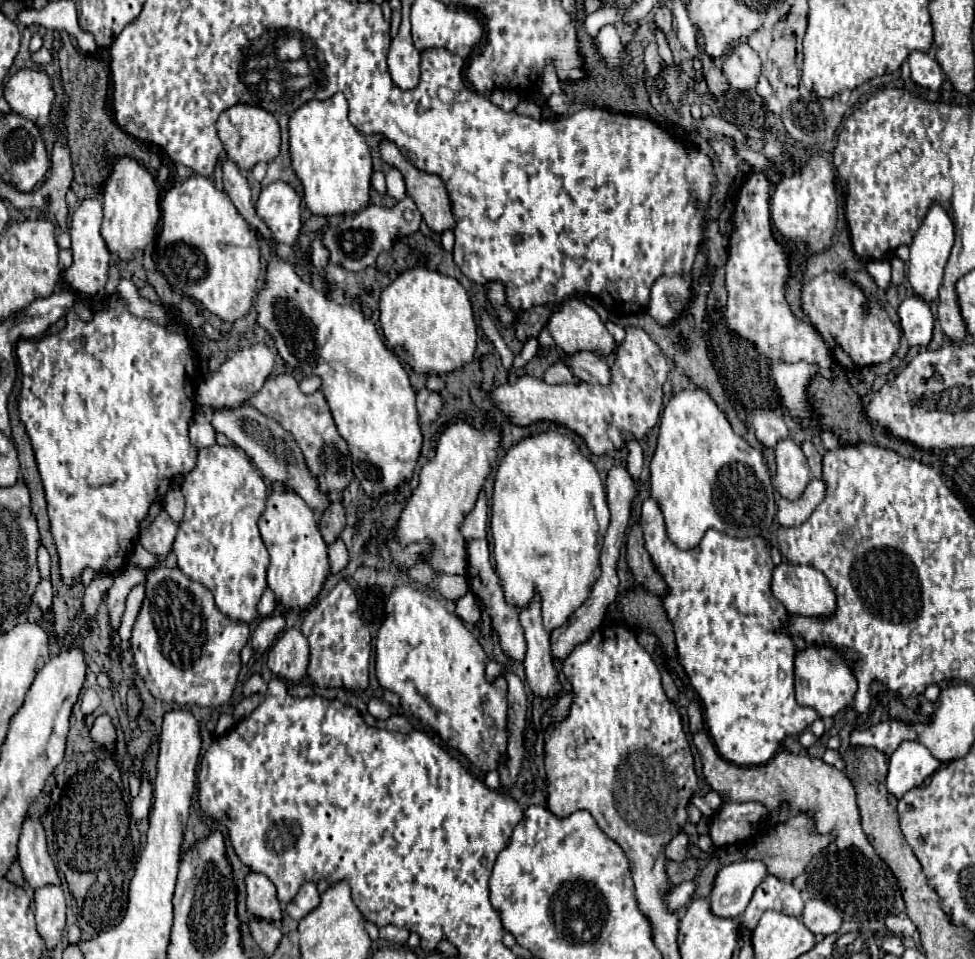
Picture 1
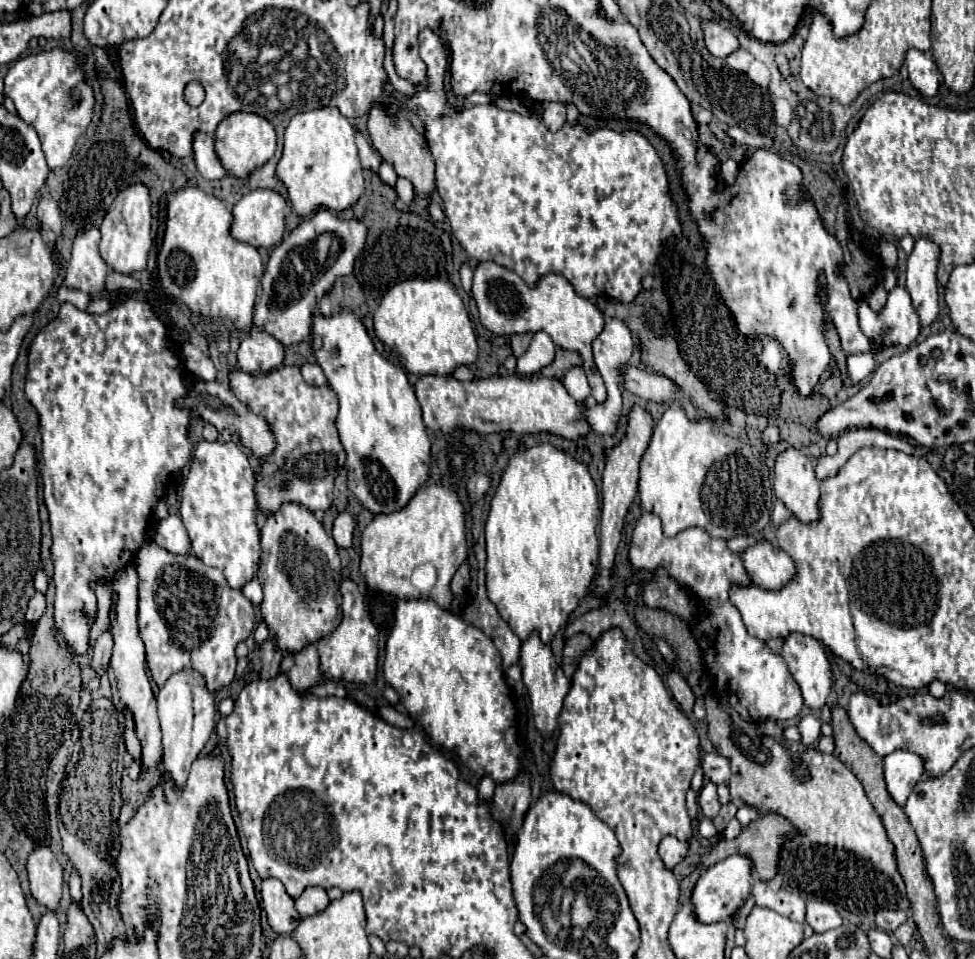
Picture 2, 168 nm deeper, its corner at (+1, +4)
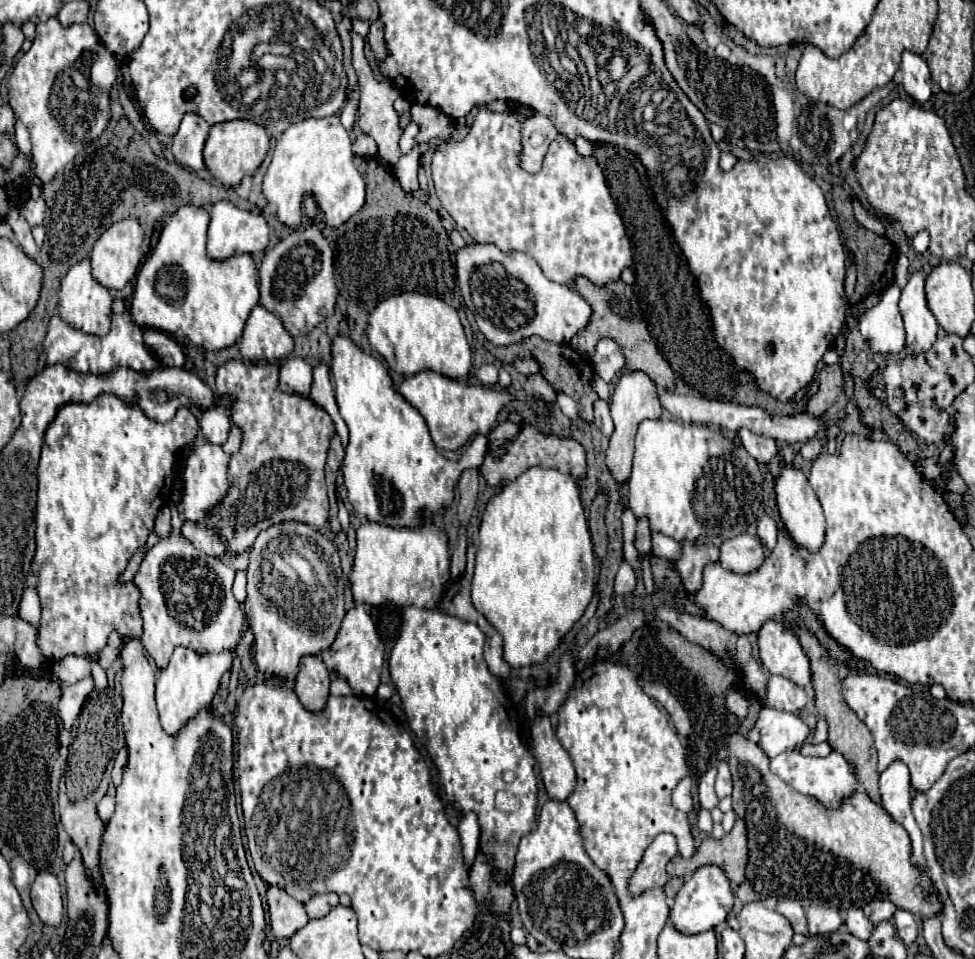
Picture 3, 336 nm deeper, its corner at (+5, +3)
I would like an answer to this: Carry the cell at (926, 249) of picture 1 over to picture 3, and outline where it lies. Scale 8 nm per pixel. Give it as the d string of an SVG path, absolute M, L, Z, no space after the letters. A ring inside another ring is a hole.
M917 272L909 278L901 290L899 312L905 326L905 350L907 354L919 356L927 352L937 338L937 322L925 302L925 274Z

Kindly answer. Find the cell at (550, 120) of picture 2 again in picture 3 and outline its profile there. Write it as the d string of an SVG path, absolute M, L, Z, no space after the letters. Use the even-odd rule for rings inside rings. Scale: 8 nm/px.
M535 114L521 126L521 154L519 164L527 172L539 172L549 144L559 136L557 128L547 116Z

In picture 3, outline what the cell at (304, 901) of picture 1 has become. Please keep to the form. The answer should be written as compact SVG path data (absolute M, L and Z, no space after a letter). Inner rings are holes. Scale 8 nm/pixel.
M329 892L329 894L317 894L313 896L307 904L305 904L305 910L307 910L307 916L309 918L323 918L327 916L335 906L339 904L339 896Z

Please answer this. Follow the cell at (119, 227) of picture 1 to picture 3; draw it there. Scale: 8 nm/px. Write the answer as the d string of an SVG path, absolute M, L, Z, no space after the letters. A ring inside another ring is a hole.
M127 218L123 222L113 224L95 244L91 252L91 268L93 268L93 278L103 284L109 290L121 290L131 278L135 278L139 262L143 260L143 228L135 218Z

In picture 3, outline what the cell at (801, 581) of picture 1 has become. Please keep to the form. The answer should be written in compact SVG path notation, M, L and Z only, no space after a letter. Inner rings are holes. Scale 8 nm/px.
M741 534L729 540L723 540L719 546L719 564L731 572L751 572L761 566L765 560L765 548L757 536Z

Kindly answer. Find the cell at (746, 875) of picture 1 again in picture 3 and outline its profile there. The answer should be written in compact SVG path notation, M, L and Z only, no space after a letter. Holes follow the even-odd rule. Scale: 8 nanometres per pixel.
M701 866L691 878L685 880L681 890L677 892L669 918L671 918L671 924L677 928L677 932L699 934L699 932L713 930L721 922L725 922L731 908L733 908L733 892L725 872L717 866Z

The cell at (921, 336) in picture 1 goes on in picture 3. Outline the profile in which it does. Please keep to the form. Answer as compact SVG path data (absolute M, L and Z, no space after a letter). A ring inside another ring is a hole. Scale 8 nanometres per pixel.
M891 284L883 294L877 306L873 306L871 310L865 312L863 318L859 318L859 330L863 334L863 340L869 344L869 348L873 352L879 354L899 354L905 348L905 330L903 330L903 318L899 314L899 286Z

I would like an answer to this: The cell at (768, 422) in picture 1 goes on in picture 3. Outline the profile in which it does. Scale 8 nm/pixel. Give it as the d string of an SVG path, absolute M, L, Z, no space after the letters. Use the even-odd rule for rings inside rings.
M741 428L737 434L739 434L741 442L743 442L743 448L745 448L757 462L767 464L767 462L777 454L777 442L775 442L773 438L765 438L765 436L753 434L753 432L749 432L747 428Z

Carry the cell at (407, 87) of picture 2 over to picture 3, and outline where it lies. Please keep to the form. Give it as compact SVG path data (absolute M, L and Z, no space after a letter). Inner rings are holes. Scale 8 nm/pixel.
M381 20L371 22L369 34L367 34L367 42L369 42L375 58L383 60L385 58L385 44L383 44L383 24L381 24Z

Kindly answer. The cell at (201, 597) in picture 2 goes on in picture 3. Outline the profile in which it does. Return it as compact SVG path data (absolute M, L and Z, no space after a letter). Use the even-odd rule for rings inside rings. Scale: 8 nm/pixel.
M178 502L168 505L171 534L147 552L135 574L135 584L141 592L141 642L159 668L167 666L177 646L187 646L197 652L235 650L245 622L245 612L231 592L235 570L223 560L203 554L185 540L181 534L183 522L179 520L177 505Z

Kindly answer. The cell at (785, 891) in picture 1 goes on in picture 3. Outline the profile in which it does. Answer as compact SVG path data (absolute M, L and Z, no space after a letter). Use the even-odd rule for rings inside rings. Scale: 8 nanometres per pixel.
M781 900L775 910L781 912L791 922L795 934L807 934L807 918L803 906L797 900Z

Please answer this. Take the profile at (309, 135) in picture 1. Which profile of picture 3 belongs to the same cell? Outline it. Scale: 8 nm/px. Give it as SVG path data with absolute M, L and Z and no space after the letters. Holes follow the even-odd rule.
M327 116L327 118L309 118L297 124L291 124L283 136L275 144L275 152L271 158L271 164L267 168L267 174L263 178L263 196L267 198L269 204L277 208L277 218L289 226L289 228L299 228L303 220L303 200L305 196L311 194L319 206L319 212L323 216L323 222L329 228L337 228L343 222L347 222L353 214L361 210L365 204L365 182L361 174L357 172L353 164L353 152L351 152L351 138L347 130L341 126L339 116Z

